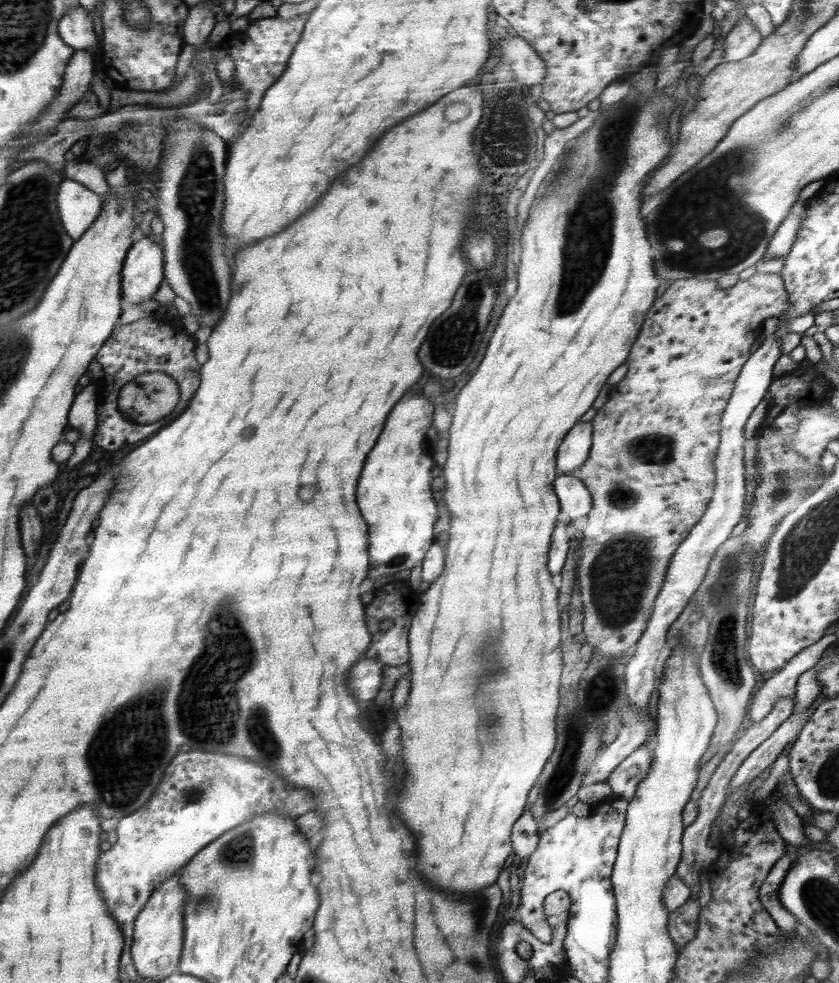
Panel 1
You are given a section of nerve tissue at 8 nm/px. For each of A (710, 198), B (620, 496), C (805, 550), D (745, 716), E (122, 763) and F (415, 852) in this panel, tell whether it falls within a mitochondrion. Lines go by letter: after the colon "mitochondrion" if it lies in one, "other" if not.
A: mitochondrion
B: mitochondrion
C: mitochondrion
D: other
E: mitochondrion
F: other

